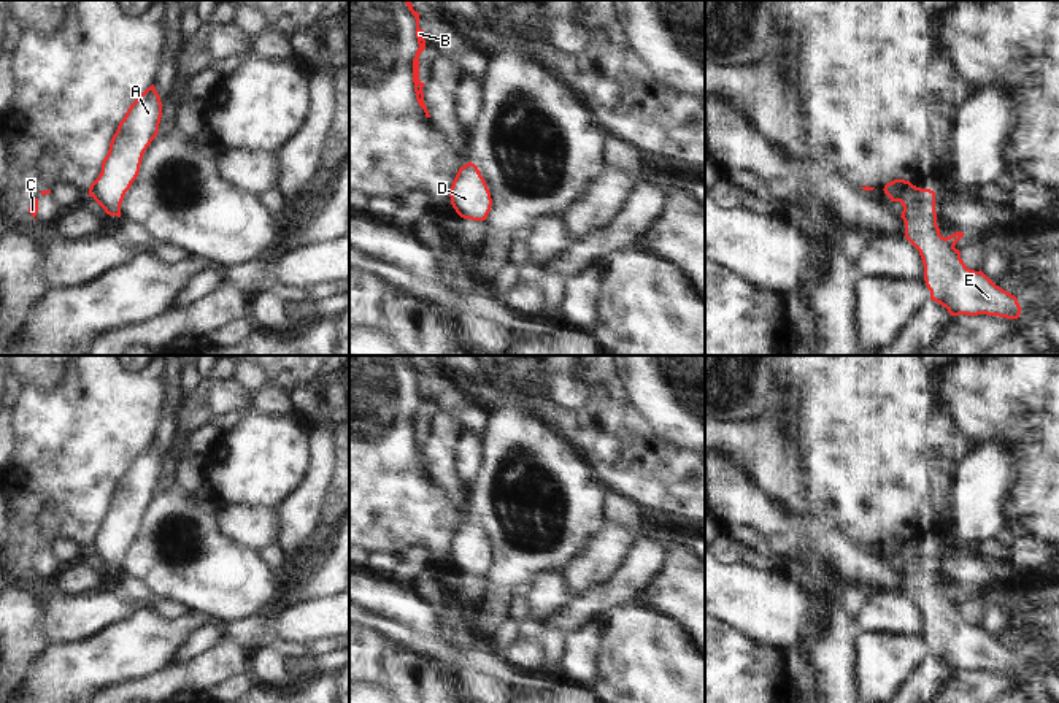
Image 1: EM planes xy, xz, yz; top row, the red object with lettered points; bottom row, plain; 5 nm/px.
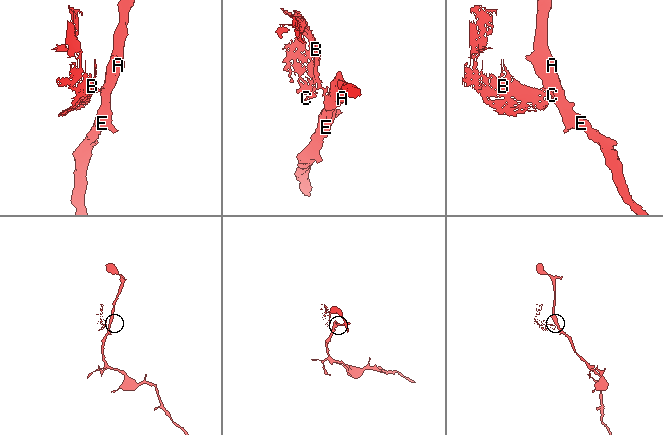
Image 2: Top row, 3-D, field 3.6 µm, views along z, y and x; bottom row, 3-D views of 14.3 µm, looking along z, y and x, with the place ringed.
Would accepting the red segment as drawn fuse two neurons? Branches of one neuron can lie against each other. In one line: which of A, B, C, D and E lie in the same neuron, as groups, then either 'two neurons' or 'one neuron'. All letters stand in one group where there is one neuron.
groups A D E / B C; two neurons

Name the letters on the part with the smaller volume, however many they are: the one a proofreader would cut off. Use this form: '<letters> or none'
B, C

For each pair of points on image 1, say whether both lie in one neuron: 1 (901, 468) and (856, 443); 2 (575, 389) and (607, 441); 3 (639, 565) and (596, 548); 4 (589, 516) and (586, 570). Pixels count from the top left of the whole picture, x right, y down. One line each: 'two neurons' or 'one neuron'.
1: one neuron
2: two neurons
3: two neurons
4: two neurons

